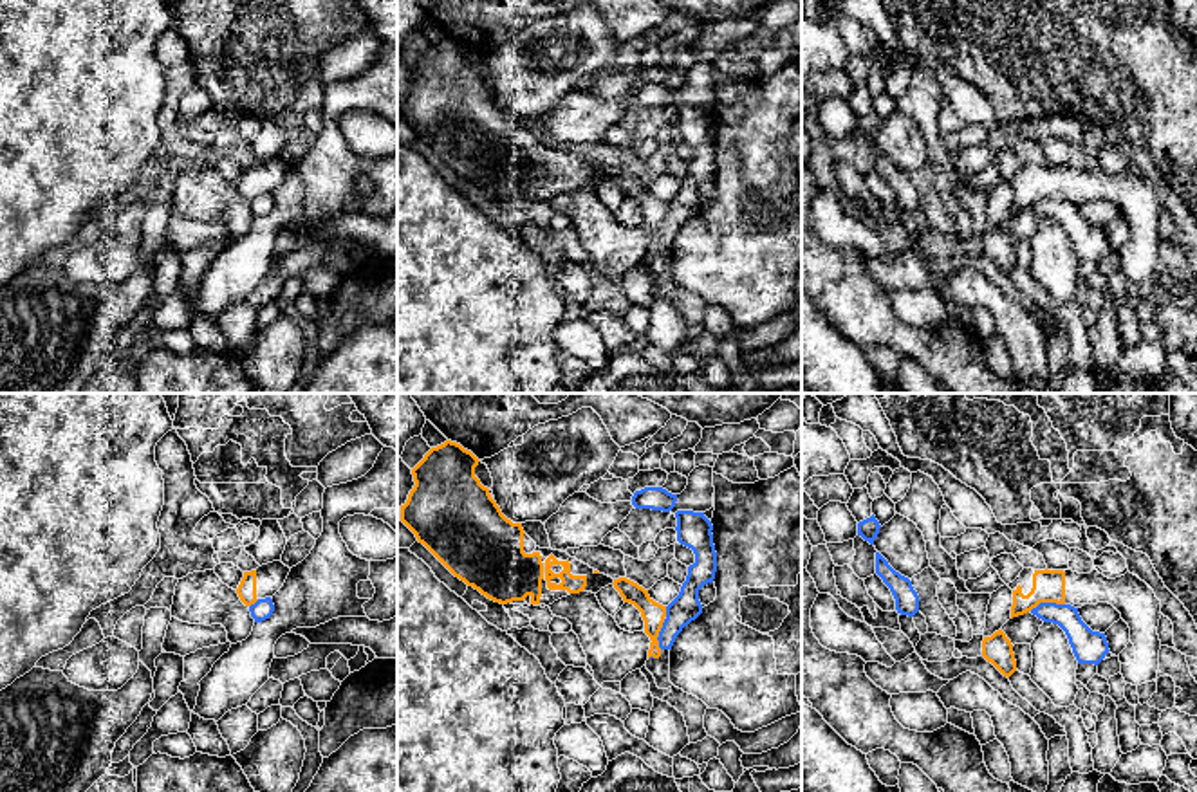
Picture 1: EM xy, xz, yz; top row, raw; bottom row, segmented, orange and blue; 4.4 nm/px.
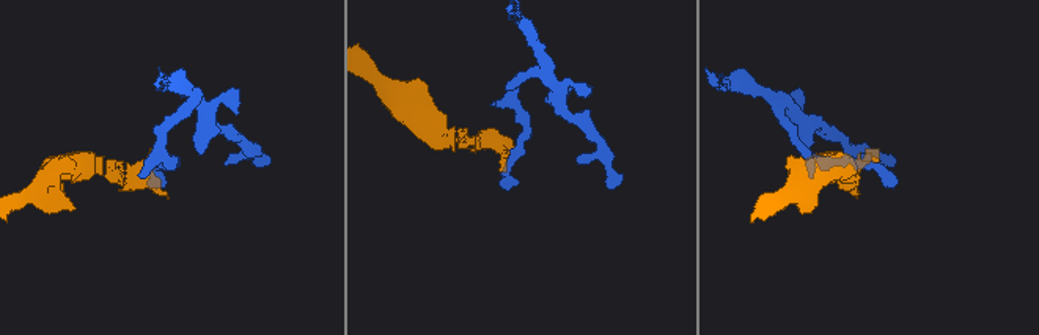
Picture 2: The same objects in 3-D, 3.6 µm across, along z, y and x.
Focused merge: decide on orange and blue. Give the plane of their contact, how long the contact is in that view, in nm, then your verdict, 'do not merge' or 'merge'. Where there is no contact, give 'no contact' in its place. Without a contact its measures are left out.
meets orange in yz; contact 160 nm long; do not merge

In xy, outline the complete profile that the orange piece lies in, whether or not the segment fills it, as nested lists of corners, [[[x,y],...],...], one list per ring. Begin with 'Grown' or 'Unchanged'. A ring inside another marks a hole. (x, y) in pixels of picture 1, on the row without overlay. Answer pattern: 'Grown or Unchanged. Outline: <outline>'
Grown. Outline: [[[273,157],[256,166],[244,168],[237,189],[246,202],[251,202],[258,195],[273,193],[283,182],[289,168],[291,164],[282,157]]]

